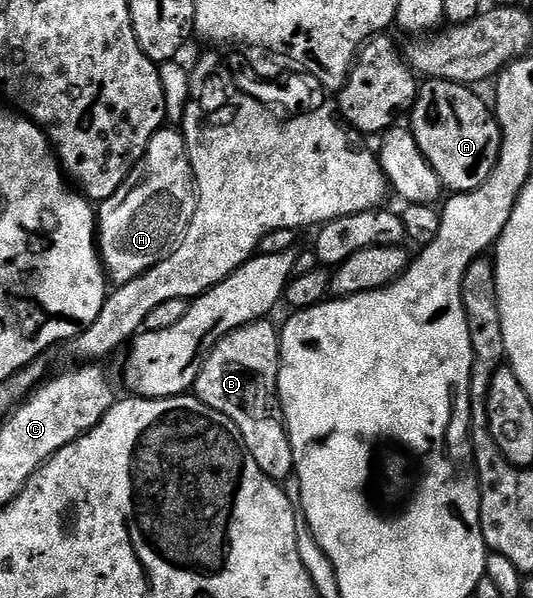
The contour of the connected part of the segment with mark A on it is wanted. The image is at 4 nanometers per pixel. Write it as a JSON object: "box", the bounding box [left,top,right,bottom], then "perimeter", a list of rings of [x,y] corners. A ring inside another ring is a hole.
{"box":[409,78,503,194],"perimeter":[[[432,78],[424,81],[419,87],[419,93],[415,95],[415,105],[409,111],[409,128],[417,140],[417,148],[429,160],[433,172],[443,181],[448,191],[464,194],[475,190],[485,180],[489,180],[489,172],[499,159],[499,149],[503,141],[499,131],[499,121],[496,120],[492,107],[479,94],[474,94],[470,85],[462,82],[450,82],[440,78]]]}

